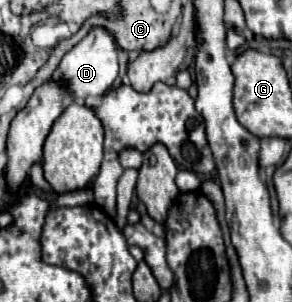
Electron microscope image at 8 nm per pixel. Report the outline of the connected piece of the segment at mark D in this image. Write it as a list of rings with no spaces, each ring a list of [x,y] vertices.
[[[93,28],[71,52],[63,56],[59,62],[59,78],[65,82],[69,94],[73,98],[87,98],[87,96],[103,96],[113,80],[117,78],[117,46],[113,36],[109,36],[103,28]]]

